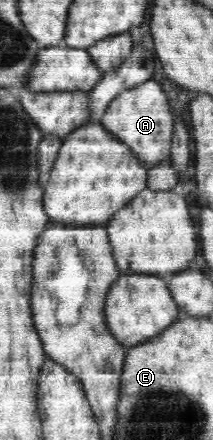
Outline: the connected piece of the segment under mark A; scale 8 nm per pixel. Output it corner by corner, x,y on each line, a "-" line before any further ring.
149,79
115,96
103,113
100,123
106,130
117,135
118,139
122,139
123,143
129,145
138,159
142,160
147,168
152,169
168,161
171,155
175,118
160,83

